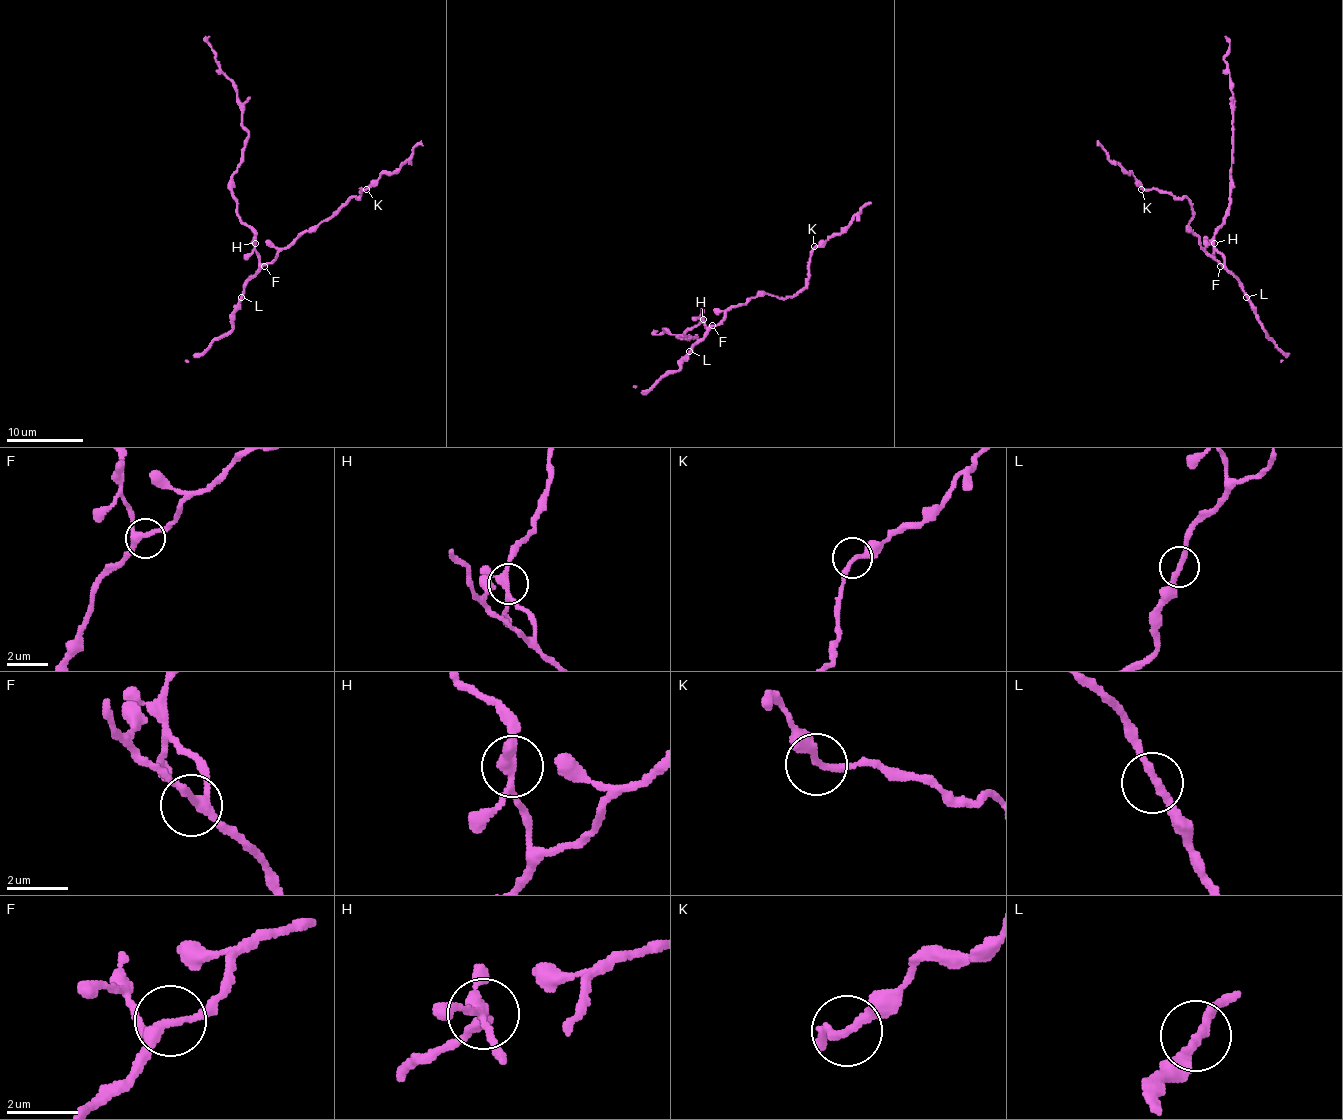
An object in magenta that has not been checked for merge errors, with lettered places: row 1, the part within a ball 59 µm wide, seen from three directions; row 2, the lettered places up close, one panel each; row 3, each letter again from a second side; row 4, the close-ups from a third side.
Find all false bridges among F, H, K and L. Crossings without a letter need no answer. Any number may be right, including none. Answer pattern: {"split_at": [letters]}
{"split_at": []}

